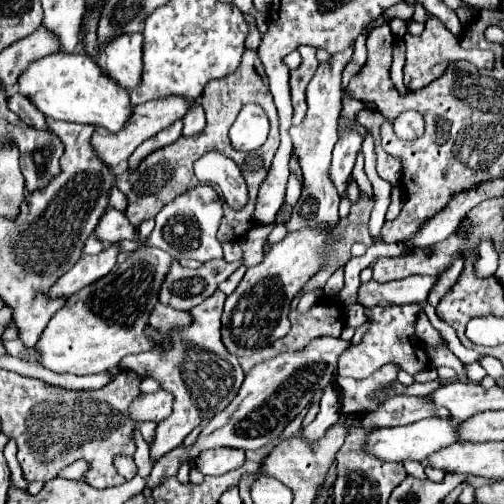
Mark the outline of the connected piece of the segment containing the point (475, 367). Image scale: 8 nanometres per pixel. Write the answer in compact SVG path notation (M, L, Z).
M478 362L466 365L465 371L469 380L473 382L480 382L487 375L486 371Z

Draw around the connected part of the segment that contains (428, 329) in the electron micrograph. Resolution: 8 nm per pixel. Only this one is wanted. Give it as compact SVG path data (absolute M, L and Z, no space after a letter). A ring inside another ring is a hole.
M419 316L419 322L417 322L417 336L427 344L427 346L441 346L445 344L443 336L439 334L439 330L435 330L431 324L429 324L429 318L427 316Z

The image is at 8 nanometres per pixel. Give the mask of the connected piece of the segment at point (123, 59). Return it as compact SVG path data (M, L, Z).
M119 34L105 48L105 70L123 88L133 88L141 82L141 34Z

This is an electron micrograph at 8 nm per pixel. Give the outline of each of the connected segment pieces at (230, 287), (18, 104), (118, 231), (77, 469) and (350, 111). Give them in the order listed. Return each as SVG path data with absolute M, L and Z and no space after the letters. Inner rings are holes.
M241 264L225 282L221 282L221 284L219 284L219 290L225 292L225 294L231 294L231 292L237 288L237 282L241 282L243 274L245 274L245 264Z
M15 94L15 96L9 98L9 108L11 108L27 126L33 126L33 128L45 130L45 132L49 130L45 116L43 116L39 110L33 110L33 106L29 106L29 102L25 102L25 98L21 98L19 94Z
M107 208L105 214L99 218L99 224L95 228L95 238L101 242L119 242L119 240L139 240L139 232L129 226L129 220L123 212L115 208Z
M77 460L77 462L73 462L71 466L67 466L59 476L69 478L69 480L81 480L87 470L89 470L89 464L87 464L85 460Z
M343 92L343 110L341 110L341 112L343 112L345 116L349 116L351 120L355 120L355 118L357 118L357 112L363 110L363 108L365 108L363 102L353 100L353 98L347 96L347 92Z

